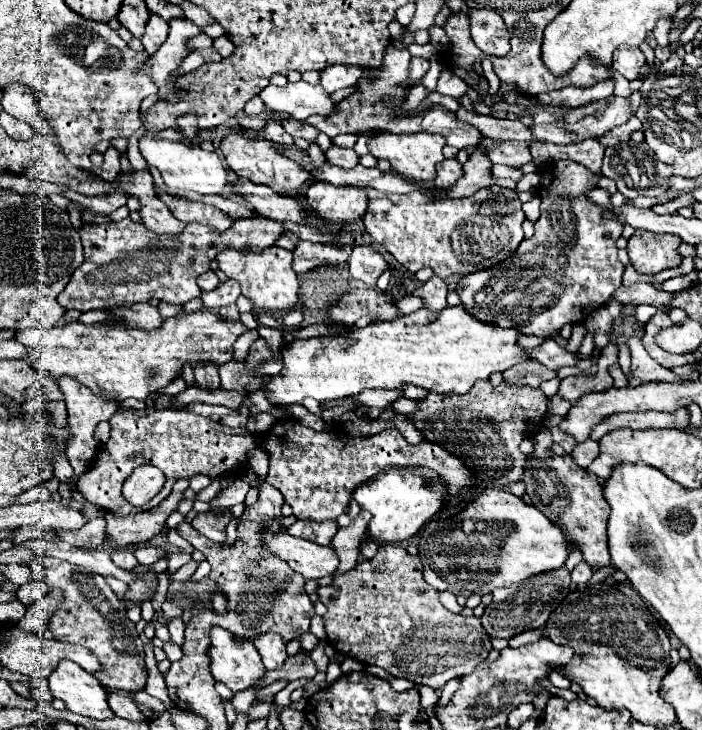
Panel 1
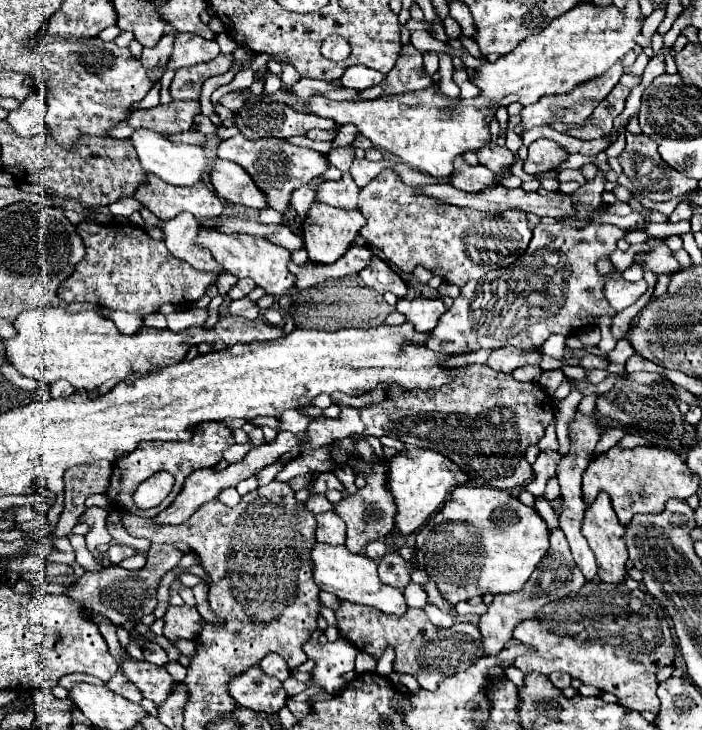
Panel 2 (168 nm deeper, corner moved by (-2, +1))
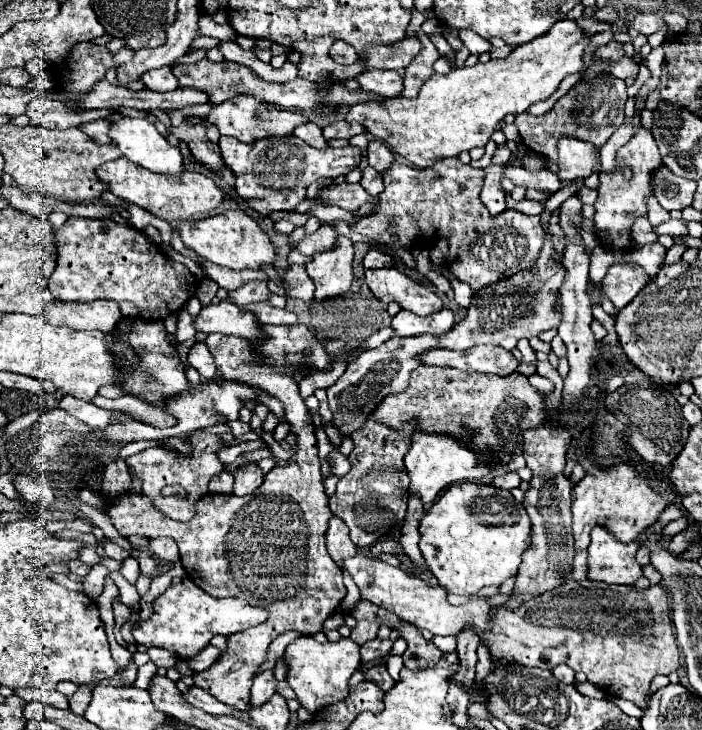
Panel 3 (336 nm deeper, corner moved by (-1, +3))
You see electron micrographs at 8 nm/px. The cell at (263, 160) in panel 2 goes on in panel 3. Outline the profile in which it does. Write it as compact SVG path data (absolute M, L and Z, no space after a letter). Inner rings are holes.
M294 135L268 137L254 143L242 143L234 137L220 137L220 151L226 167L236 175L238 195L264 217L272 211L294 211L300 201L306 199L306 187L318 179L336 179L348 175L354 167L360 165L362 151L360 147L344 149L314 149Z

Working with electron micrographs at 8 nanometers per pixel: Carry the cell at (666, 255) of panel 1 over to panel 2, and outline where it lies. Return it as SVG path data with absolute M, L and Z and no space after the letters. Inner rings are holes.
M649 237L645 241L645 245L649 245L651 251L635 253L635 265L643 267L643 269L651 269L655 275L671 273L671 271L679 269L679 263L673 257L673 251L669 249L669 245L665 243L663 237Z

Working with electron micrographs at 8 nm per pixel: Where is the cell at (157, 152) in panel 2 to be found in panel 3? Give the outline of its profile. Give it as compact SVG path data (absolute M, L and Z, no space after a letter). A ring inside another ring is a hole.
M122 117L122 119L112 123L108 133L110 133L110 143L116 145L126 159L130 159L132 163L136 163L136 165L140 165L152 173L178 175L184 171L184 167L182 167L184 161L182 161L178 147L170 147L170 143L156 131L156 127L146 117L138 117L138 119Z

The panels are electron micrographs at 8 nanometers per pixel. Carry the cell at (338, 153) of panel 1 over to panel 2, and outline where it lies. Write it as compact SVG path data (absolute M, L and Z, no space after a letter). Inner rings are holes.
M355 157L349 171L351 171L351 177L357 183L357 187L365 187L373 177L377 177L383 169L387 169L391 165L393 165L393 161L387 161L387 159L381 159L377 163L373 163L373 161L367 161L365 157L363 159Z

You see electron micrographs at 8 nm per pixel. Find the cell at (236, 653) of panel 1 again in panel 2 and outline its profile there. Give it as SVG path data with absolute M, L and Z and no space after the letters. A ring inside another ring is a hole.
M259 663L251 665L247 671L235 675L229 683L229 693L231 697L241 705L249 707L255 711L267 711L267 713L277 713L285 701L287 693L281 685L279 679L265 675Z

